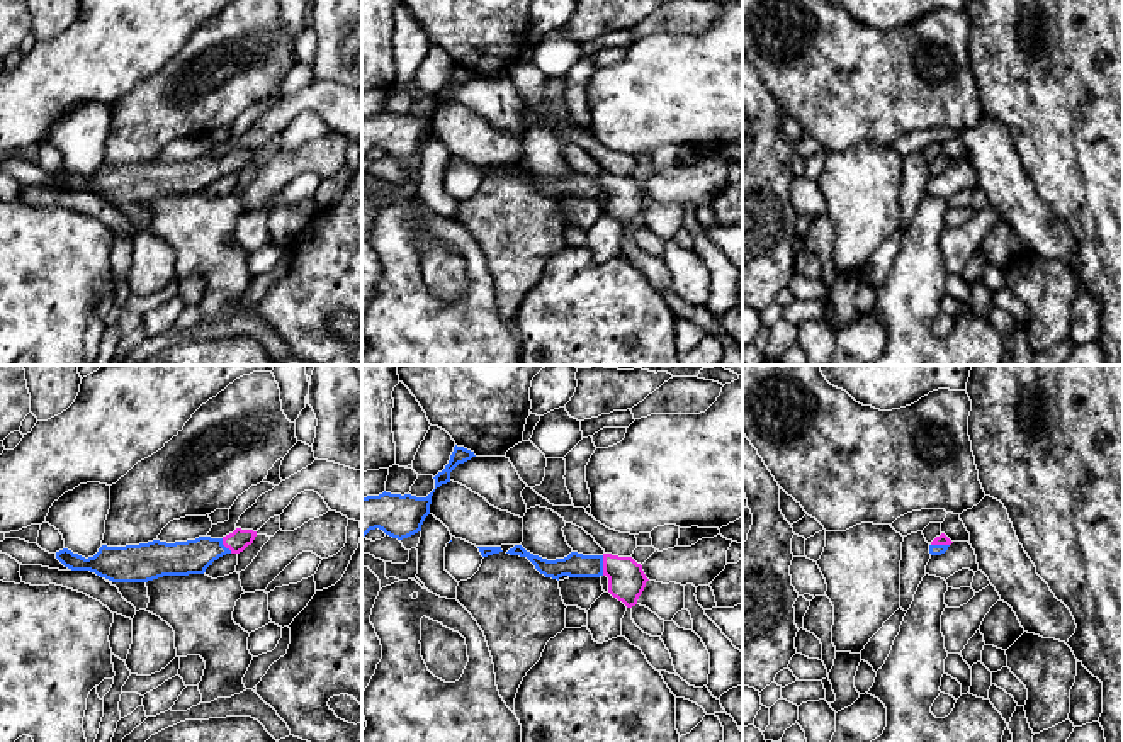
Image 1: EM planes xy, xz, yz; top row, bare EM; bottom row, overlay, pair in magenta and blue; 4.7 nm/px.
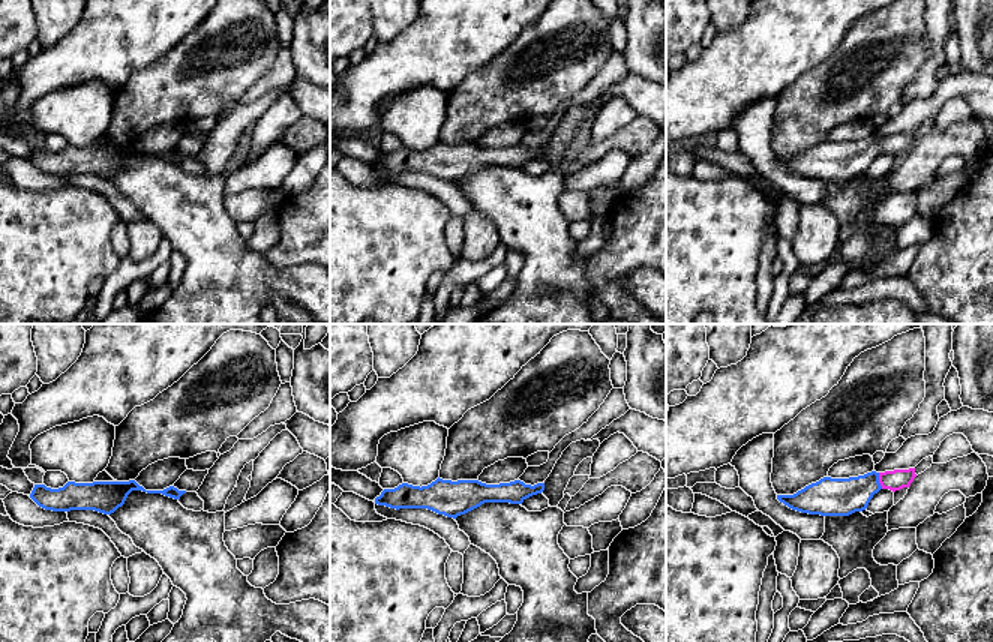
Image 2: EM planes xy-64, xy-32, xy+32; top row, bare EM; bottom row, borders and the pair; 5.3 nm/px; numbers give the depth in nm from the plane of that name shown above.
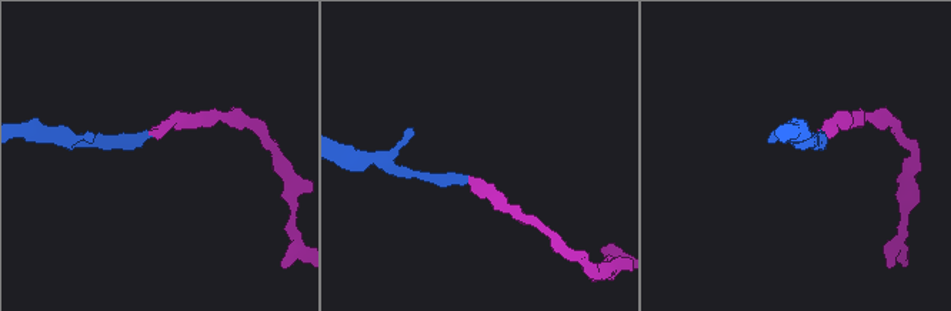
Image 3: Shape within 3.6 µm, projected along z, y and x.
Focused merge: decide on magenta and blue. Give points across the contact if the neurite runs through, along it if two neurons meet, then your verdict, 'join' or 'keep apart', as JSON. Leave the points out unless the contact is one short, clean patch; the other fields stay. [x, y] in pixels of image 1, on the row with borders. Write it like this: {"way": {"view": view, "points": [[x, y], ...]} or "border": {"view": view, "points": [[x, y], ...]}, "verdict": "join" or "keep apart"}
{"way": {"view": "xz", "points": [[626, 578], [615, 567], [603, 566], [575, 564]]}, "verdict": "join"}

